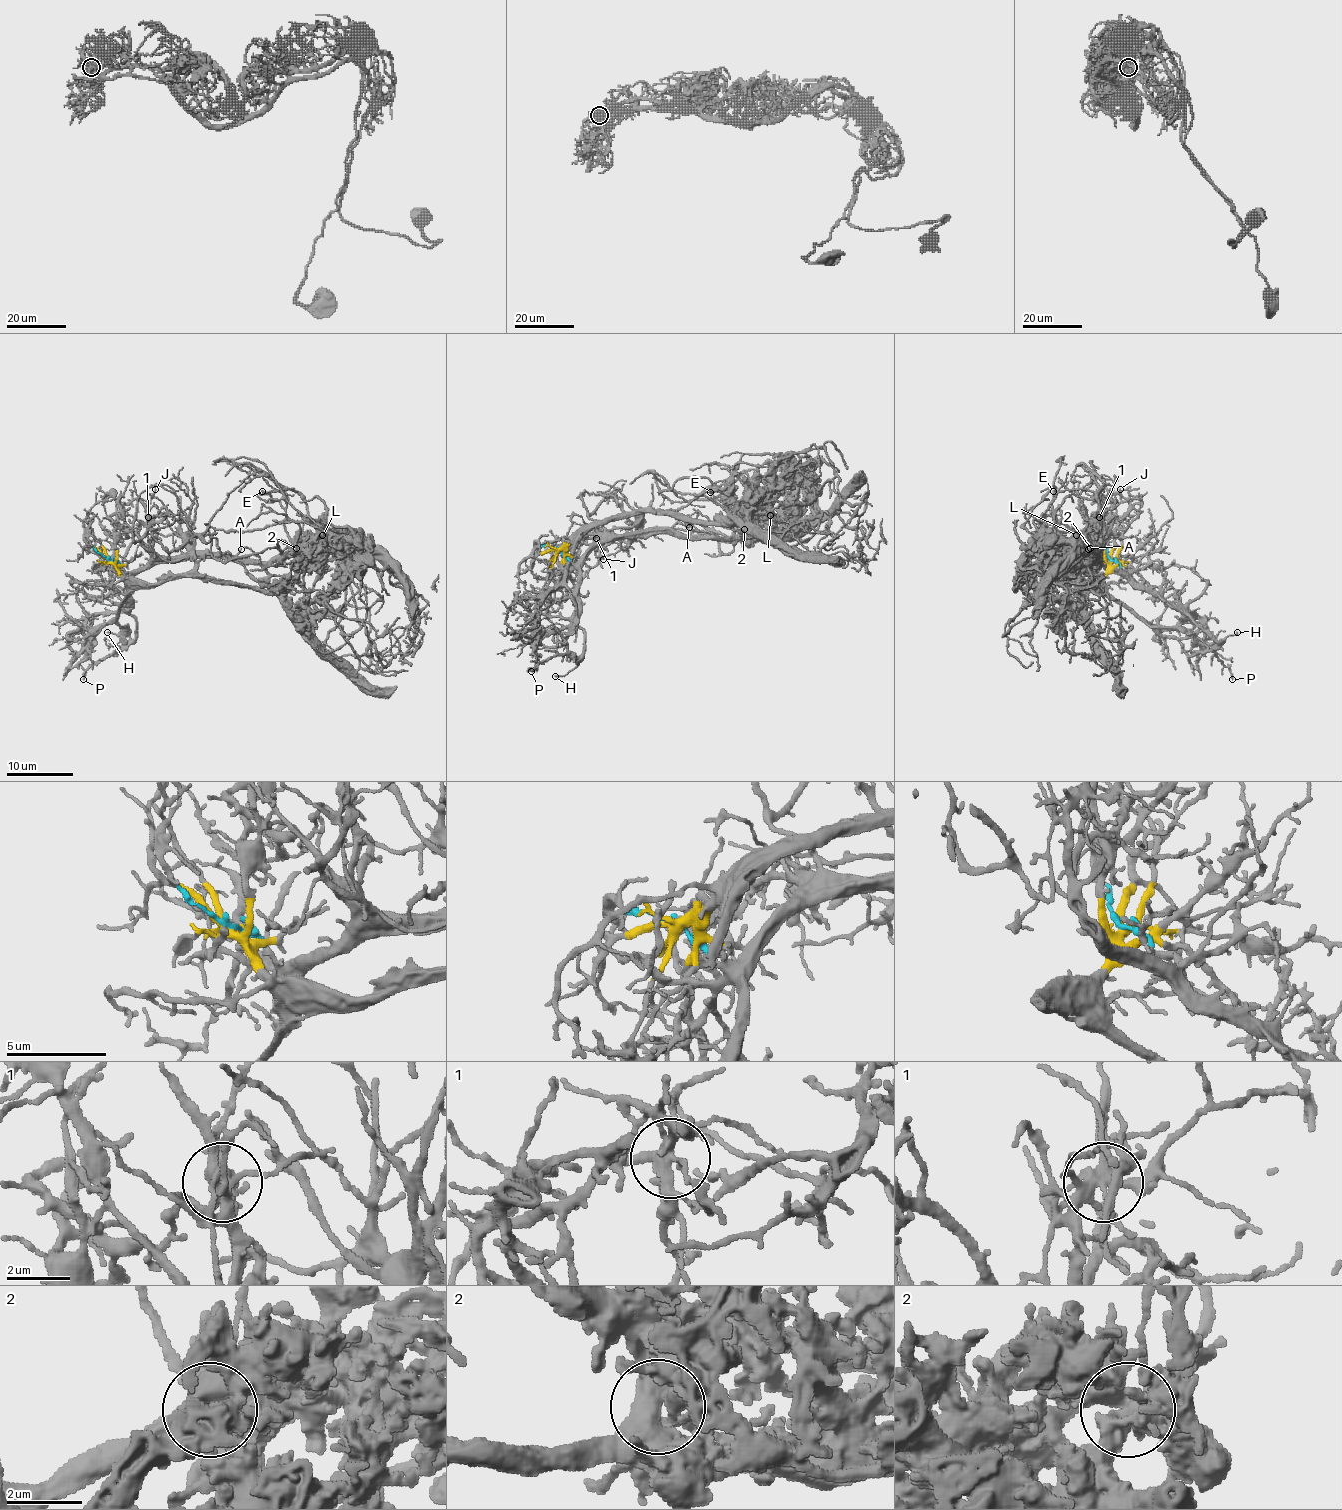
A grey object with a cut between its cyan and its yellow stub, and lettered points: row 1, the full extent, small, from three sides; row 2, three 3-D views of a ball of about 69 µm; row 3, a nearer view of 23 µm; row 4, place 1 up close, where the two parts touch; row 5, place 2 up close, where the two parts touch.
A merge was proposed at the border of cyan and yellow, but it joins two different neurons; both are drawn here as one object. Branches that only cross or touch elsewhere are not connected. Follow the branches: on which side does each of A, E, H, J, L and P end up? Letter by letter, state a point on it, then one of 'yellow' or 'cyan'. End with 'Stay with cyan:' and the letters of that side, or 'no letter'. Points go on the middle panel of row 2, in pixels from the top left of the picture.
A: (689, 527) | cyan
E: (710, 492) | cyan
H: (555, 676) | cyan
J: (603, 559) | cyan
L: (770, 515) | cyan
P: (531, 671) | cyan
Stay with cyan: A, E, H, J, L, P

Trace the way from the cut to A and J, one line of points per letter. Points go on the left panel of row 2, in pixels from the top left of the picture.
A: (108, 558), (126, 571), (134, 571), (159, 560), (222, 557), (227, 552), (235, 555), (240, 548)
J: (108, 558), (129, 571), (138, 571), (148, 561), (151, 540), (148, 504), (156, 489)

